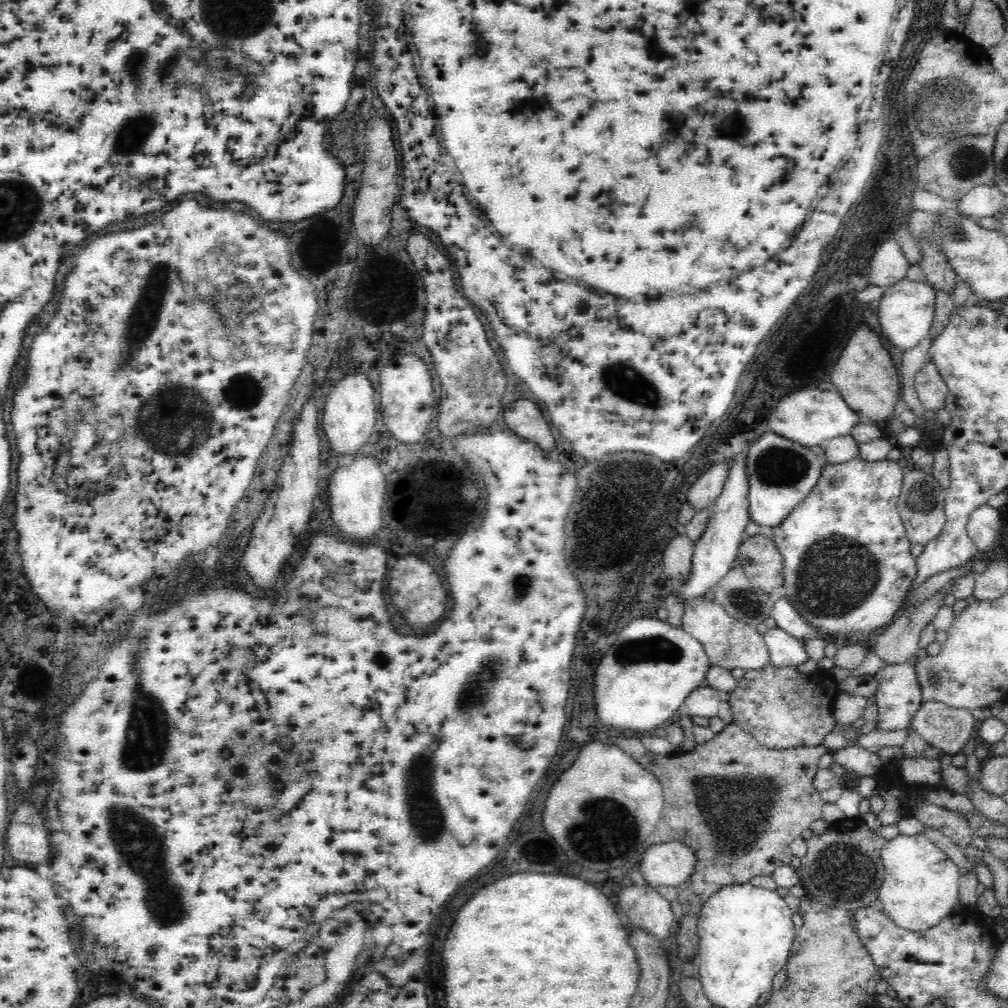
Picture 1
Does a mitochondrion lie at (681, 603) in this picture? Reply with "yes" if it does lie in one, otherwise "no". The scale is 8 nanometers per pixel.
no

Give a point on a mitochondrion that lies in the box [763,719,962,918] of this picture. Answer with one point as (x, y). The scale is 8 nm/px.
(845, 873)

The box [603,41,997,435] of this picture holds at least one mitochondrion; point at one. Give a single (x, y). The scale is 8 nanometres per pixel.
(953, 106)

